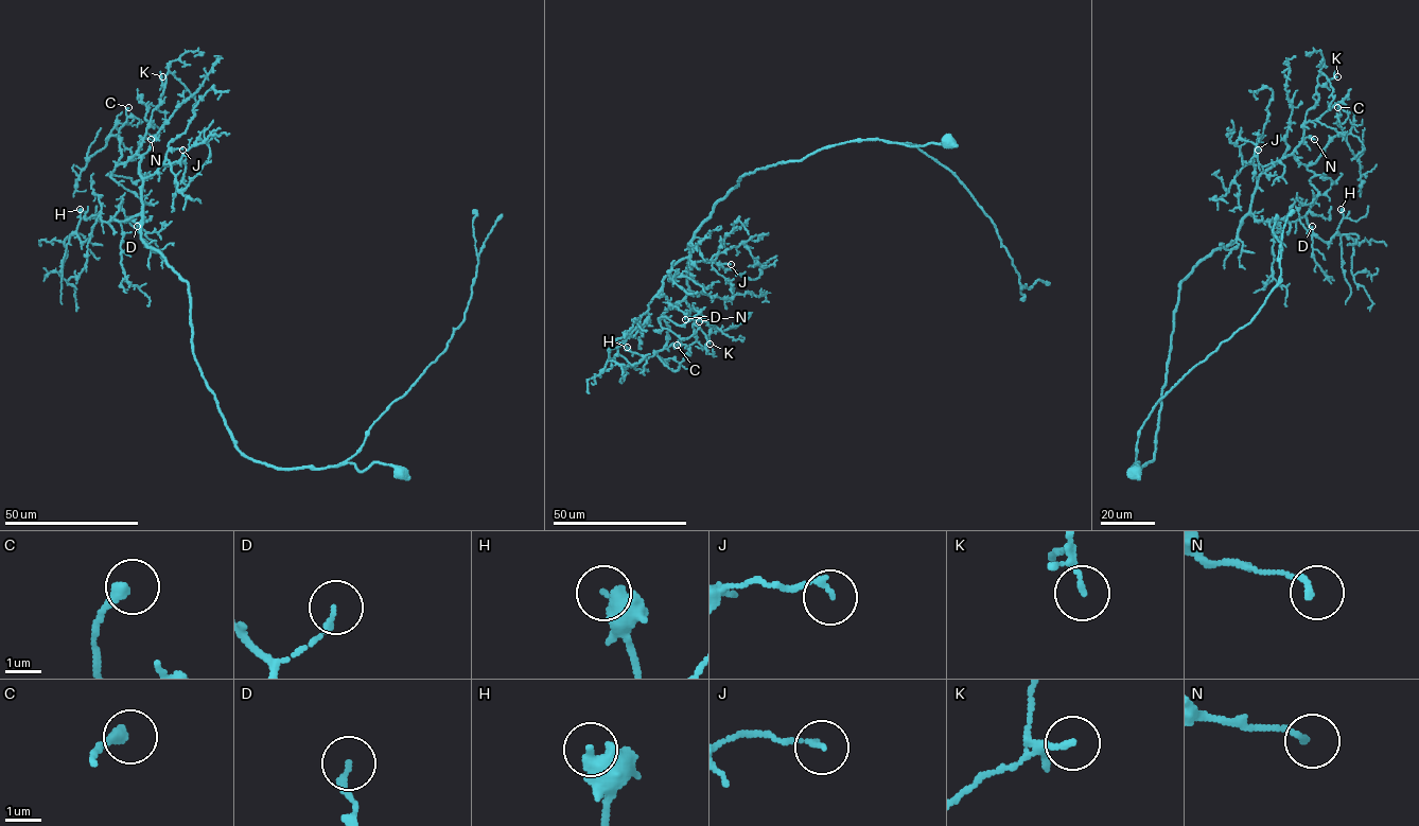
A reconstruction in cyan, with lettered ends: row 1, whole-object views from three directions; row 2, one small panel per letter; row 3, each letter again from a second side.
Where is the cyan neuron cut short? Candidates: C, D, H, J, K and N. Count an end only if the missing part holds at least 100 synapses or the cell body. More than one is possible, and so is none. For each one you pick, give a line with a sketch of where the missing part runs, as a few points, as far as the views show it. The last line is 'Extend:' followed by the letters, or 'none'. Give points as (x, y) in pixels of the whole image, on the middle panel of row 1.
Extend: none

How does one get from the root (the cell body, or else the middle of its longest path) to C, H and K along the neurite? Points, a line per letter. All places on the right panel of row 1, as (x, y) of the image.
C: (1134, 471), (1154, 459), (1179, 283), (1236, 240), (1263, 173), (1292, 154), (1313, 164), (1342, 133), (1337, 107)
H: (1134, 471), (1154, 459), (1179, 283), (1230, 245), (1248, 214), (1304, 216), (1329, 242), (1341, 209)
K: (1134, 471), (1154, 459), (1179, 283), (1236, 240), (1258, 177), (1298, 144), (1315, 89), (1337, 76)

